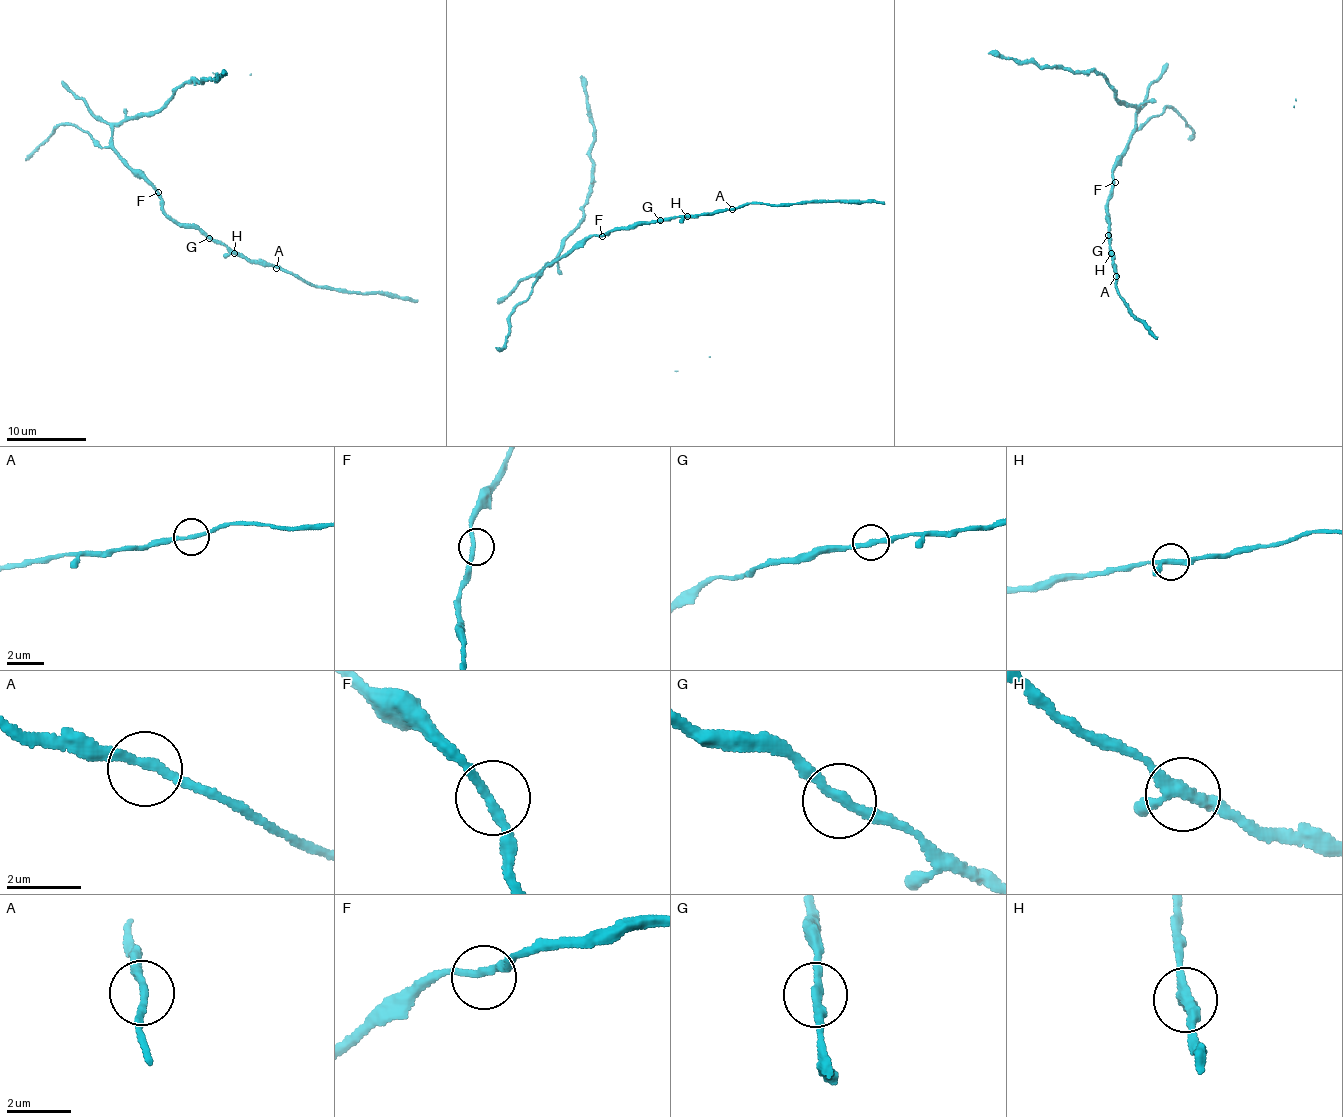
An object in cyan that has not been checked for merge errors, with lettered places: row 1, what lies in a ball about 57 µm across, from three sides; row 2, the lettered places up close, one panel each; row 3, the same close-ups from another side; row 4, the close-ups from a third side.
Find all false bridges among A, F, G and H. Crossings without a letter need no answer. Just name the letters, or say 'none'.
none

